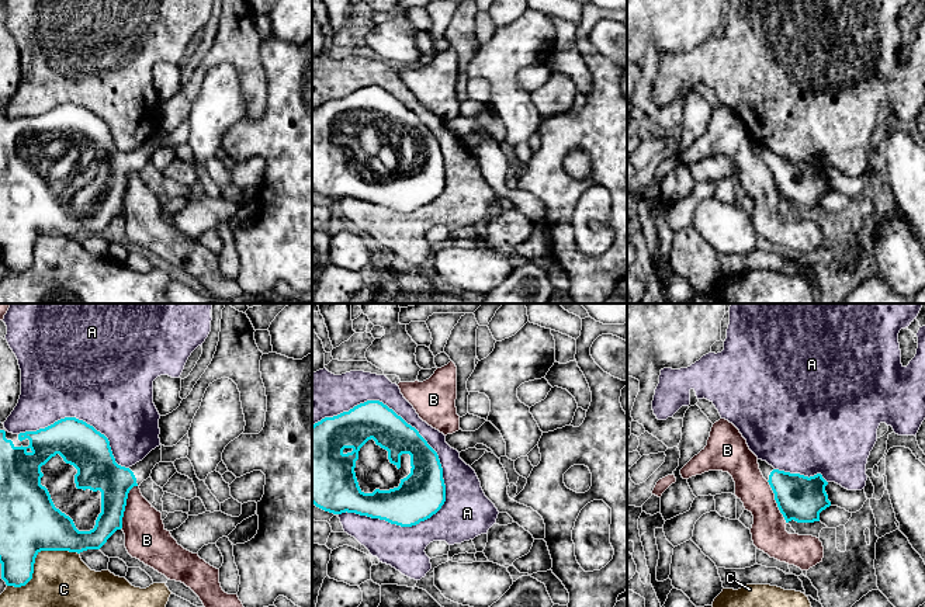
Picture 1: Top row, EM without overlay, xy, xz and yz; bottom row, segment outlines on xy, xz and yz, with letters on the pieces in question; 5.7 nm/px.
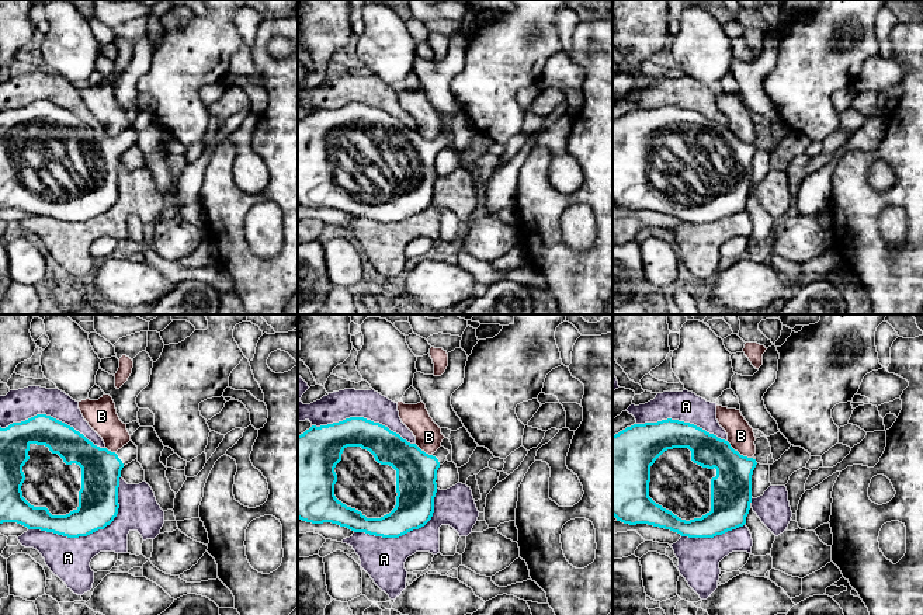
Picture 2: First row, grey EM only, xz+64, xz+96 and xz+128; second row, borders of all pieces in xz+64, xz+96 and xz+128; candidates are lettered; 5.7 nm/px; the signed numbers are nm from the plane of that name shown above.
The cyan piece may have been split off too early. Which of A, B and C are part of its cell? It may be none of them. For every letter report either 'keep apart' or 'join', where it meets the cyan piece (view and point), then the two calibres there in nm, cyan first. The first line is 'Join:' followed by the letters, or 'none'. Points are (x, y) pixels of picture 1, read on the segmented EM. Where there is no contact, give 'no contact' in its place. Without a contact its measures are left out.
Join: none
A: keep apart; meets cyan in xz at (399, 416); 220 nm thick on the cyan side, 160 nm on the other
B: keep apart; meets cyan in xy at (125, 505); 220 nm thick on the cyan side, 240 nm on the other
C: keep apart; meets cyan in xy at (35, 557); 340 nm thick on the cyan side, 320 nm on the other

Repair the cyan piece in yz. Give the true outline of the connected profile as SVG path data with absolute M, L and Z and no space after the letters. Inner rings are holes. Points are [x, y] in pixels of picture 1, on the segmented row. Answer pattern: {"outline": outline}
{"outline": "M758 459L763 478L769 482L775 500L786 523L820 521L820 513L831 506L821 474L804 476L775 469L766 461Z"}

